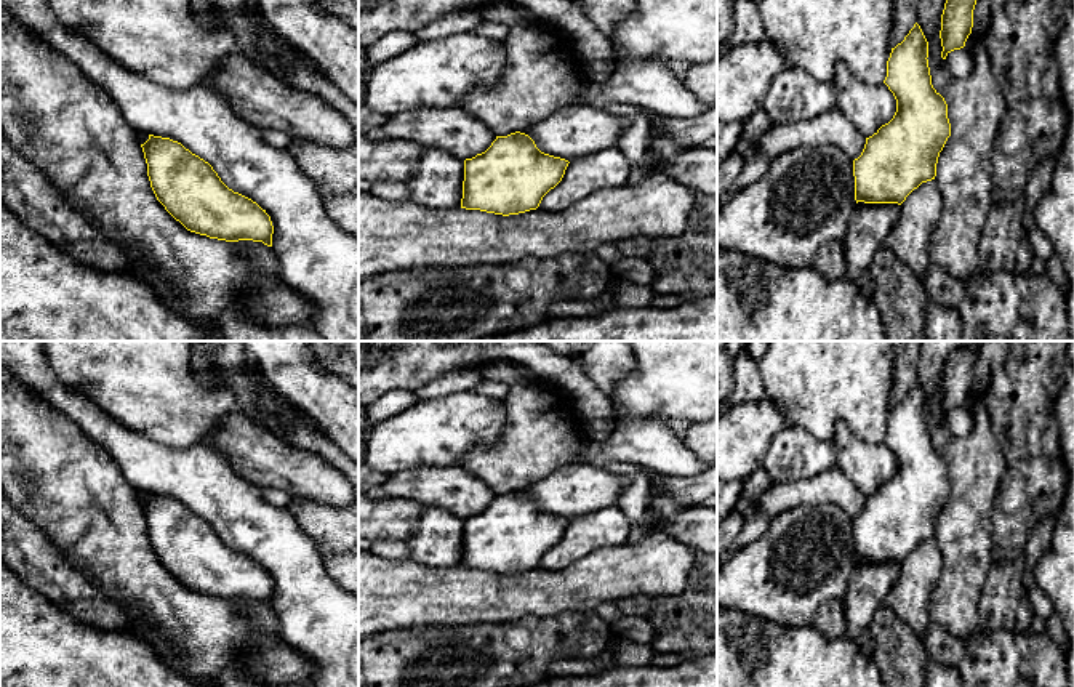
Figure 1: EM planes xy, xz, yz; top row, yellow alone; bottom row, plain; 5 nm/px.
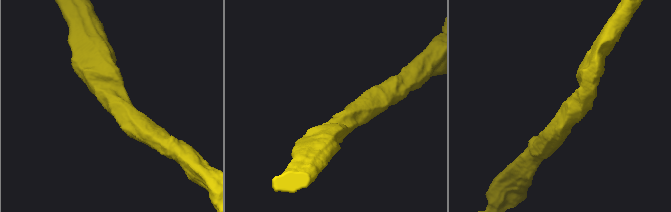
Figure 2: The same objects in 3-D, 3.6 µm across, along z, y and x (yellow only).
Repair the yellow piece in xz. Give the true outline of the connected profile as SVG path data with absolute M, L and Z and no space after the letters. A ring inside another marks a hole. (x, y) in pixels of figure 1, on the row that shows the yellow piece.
M525 133L496 136L485 152L464 160L461 208L503 216L536 210L568 163L541 152Z

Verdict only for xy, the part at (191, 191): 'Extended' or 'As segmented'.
As segmented

